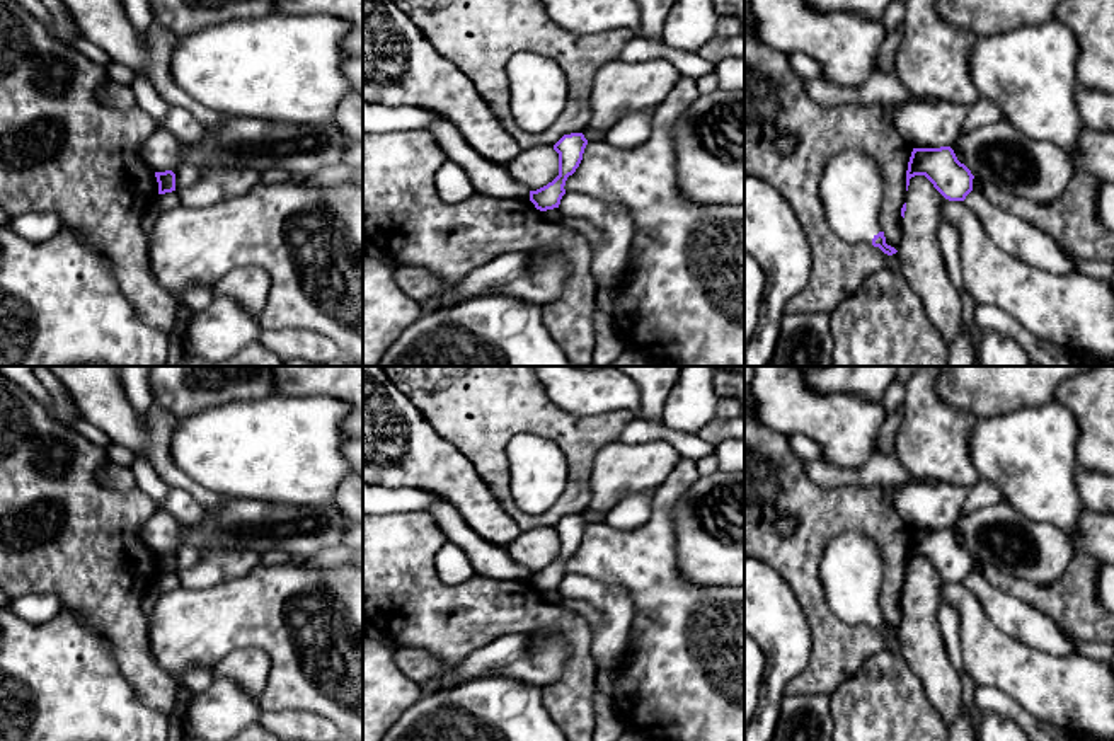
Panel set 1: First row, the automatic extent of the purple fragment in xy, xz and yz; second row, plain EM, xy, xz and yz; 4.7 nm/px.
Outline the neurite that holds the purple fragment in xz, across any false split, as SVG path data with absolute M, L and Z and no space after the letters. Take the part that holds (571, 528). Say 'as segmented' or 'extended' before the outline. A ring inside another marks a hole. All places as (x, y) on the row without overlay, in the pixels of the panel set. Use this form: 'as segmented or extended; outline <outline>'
as segmented; outline M583 514L564 516L554 531L559 535L559 557L547 567L530 572L530 583L537 591L547 593L559 589L562 577L566 576L566 562L576 554L583 542L588 521Z

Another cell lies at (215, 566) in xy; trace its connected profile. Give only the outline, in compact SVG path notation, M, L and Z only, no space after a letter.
M204 549L194 566L184 567L179 584L187 589L206 589L237 579L261 564L261 554L237 549Z

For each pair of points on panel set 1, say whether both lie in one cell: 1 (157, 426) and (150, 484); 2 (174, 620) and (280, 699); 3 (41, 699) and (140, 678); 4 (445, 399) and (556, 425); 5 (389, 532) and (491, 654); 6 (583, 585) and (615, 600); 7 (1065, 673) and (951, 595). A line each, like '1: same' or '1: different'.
1: different
2: same
3: different
4: same
5: different
6: same
7: same

